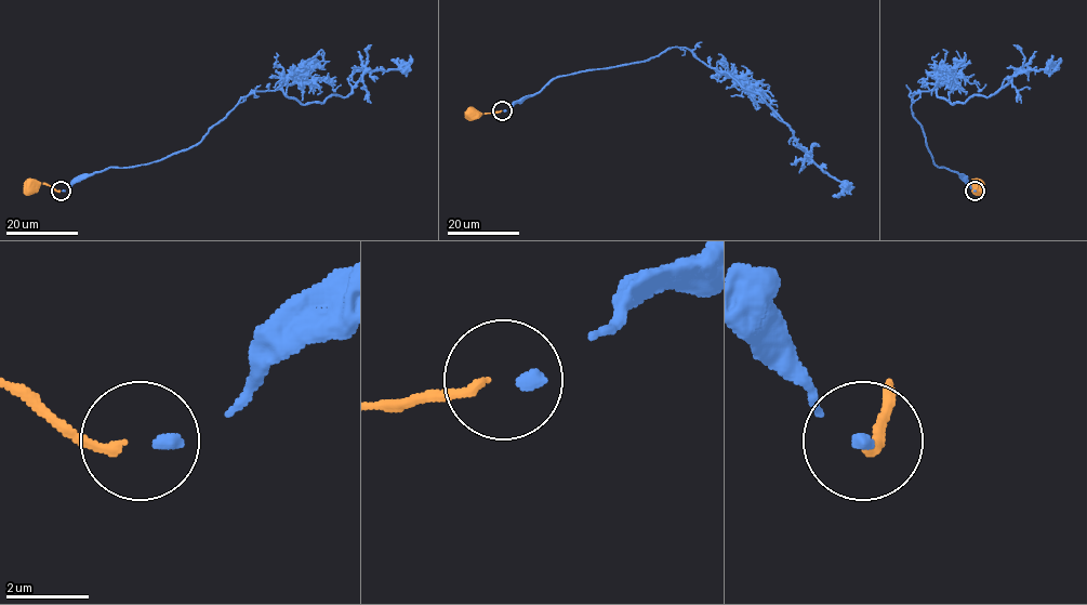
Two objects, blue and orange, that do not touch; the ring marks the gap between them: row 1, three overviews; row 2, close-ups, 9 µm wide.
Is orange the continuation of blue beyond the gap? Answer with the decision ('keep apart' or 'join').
join

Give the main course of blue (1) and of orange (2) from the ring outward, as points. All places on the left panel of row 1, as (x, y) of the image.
1: (62, 191), (186, 149), (254, 91), (280, 90), (302, 104), (345, 96), (367, 71), (400, 68), (390, 60)
2: (61, 191), (43, 183), (29, 184)

